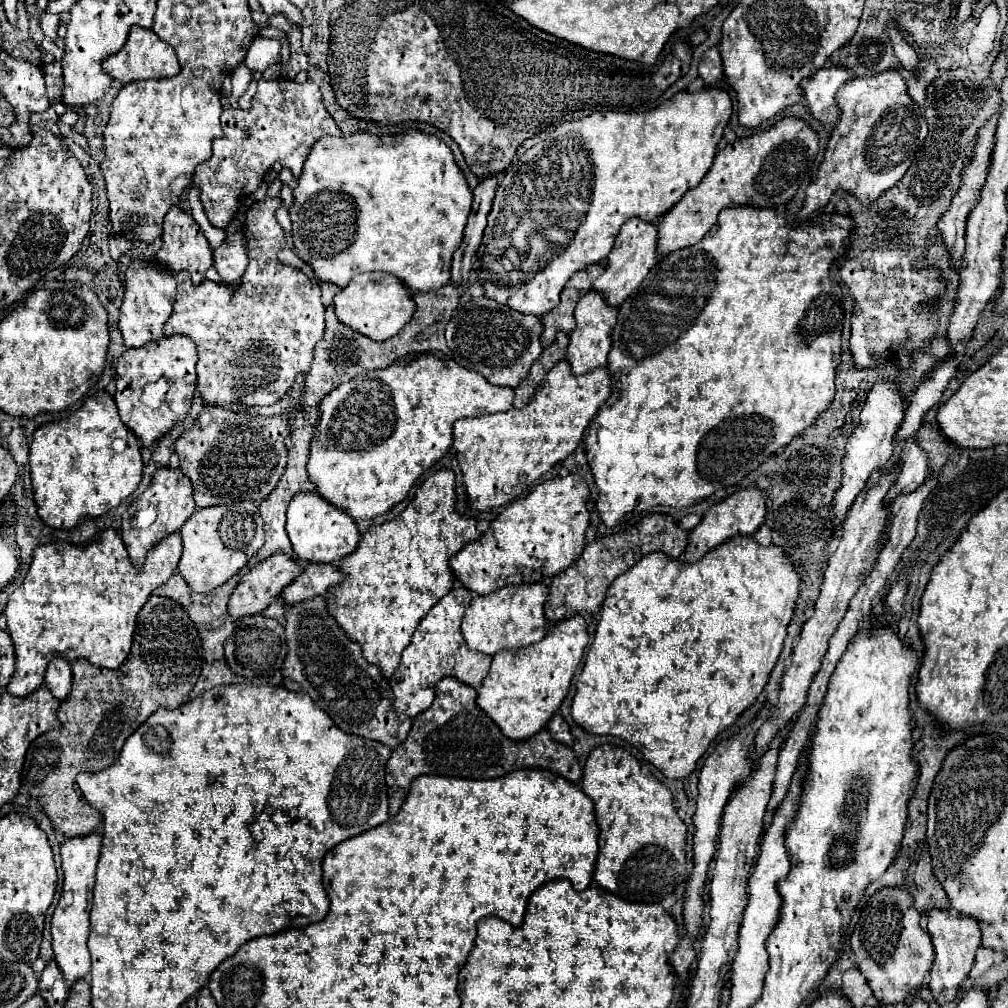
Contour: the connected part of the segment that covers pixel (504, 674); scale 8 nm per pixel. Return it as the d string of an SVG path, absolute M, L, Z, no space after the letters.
M573 615L555 623L539 643L519 651L497 653L491 661L487 679L477 691L477 705L501 727L501 733L507 739L521 741L533 737L537 731L545 729L549 719L557 713L587 643L589 635L585 619L581 615Z

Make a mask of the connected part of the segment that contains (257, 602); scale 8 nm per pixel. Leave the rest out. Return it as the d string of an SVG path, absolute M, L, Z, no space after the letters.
M275 553L269 559L257 563L247 575L241 577L239 585L231 593L229 615L233 615L233 619L237 621L237 619L241 619L245 615L257 615L257 613L261 613L263 609L267 609L279 597L279 593L283 591L283 587L287 587L289 583L293 583L293 579L297 575L301 575L301 571L303 571L303 567L295 559L291 559L291 557L283 555L283 553Z

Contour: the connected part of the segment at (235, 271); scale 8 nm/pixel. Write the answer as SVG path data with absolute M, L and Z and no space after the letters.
M233 233L227 237L227 241L213 251L213 267L225 281L237 281L243 277L247 269L247 251L245 251L245 235Z

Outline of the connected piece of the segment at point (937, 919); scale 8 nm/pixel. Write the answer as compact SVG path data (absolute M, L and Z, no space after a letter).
M947 909L945 911L929 911L927 917L929 917L927 929L931 933L933 947L935 947L935 959L933 959L933 967L931 967L929 989L931 989L933 997L941 1005L945 1005L945 1003L955 999L959 983L969 975L969 971L973 967L977 947L981 945L981 931L979 931L979 923L975 919L961 917L957 913L949 913Z

